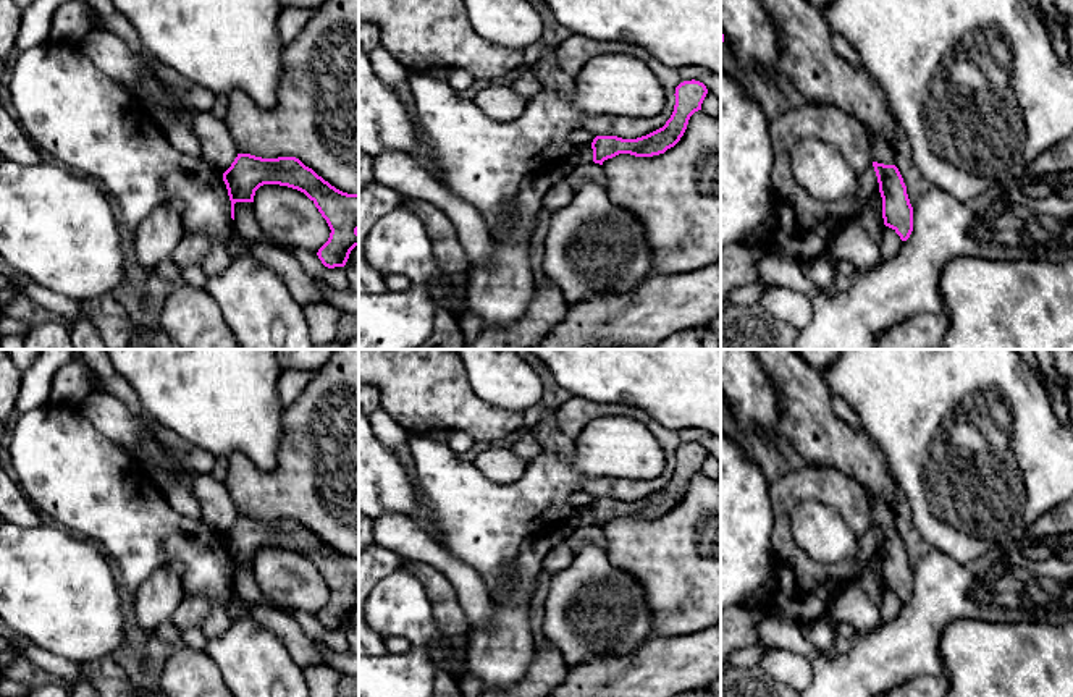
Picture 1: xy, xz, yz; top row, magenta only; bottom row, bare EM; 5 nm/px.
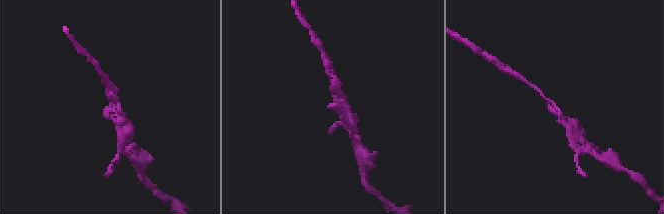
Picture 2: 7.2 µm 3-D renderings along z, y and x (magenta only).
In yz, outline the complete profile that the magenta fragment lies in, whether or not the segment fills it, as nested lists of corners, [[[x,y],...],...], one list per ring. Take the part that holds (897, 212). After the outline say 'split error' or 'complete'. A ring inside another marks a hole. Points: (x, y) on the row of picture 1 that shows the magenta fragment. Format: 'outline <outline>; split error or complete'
outline [[[873,162],[873,167],[882,197],[884,225],[907,241],[913,231],[913,207],[903,178],[895,165]]]; complete

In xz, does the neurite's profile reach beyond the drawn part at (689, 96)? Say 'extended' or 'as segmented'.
as segmented

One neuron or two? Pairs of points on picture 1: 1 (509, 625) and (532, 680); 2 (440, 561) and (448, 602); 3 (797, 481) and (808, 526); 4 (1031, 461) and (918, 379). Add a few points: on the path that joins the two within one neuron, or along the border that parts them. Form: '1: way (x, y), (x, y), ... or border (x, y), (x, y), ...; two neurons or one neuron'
1: border (535, 650), (525, 673), (519, 680); two neurons
2: border (406, 558), (437, 568), (451, 584), (459, 607); two neurons
3: border (841, 513), (805, 500), (792, 515), (791, 534); two neurons
4: way (1031, 421), (1031, 414), (996, 379), (959, 379); one neuron

